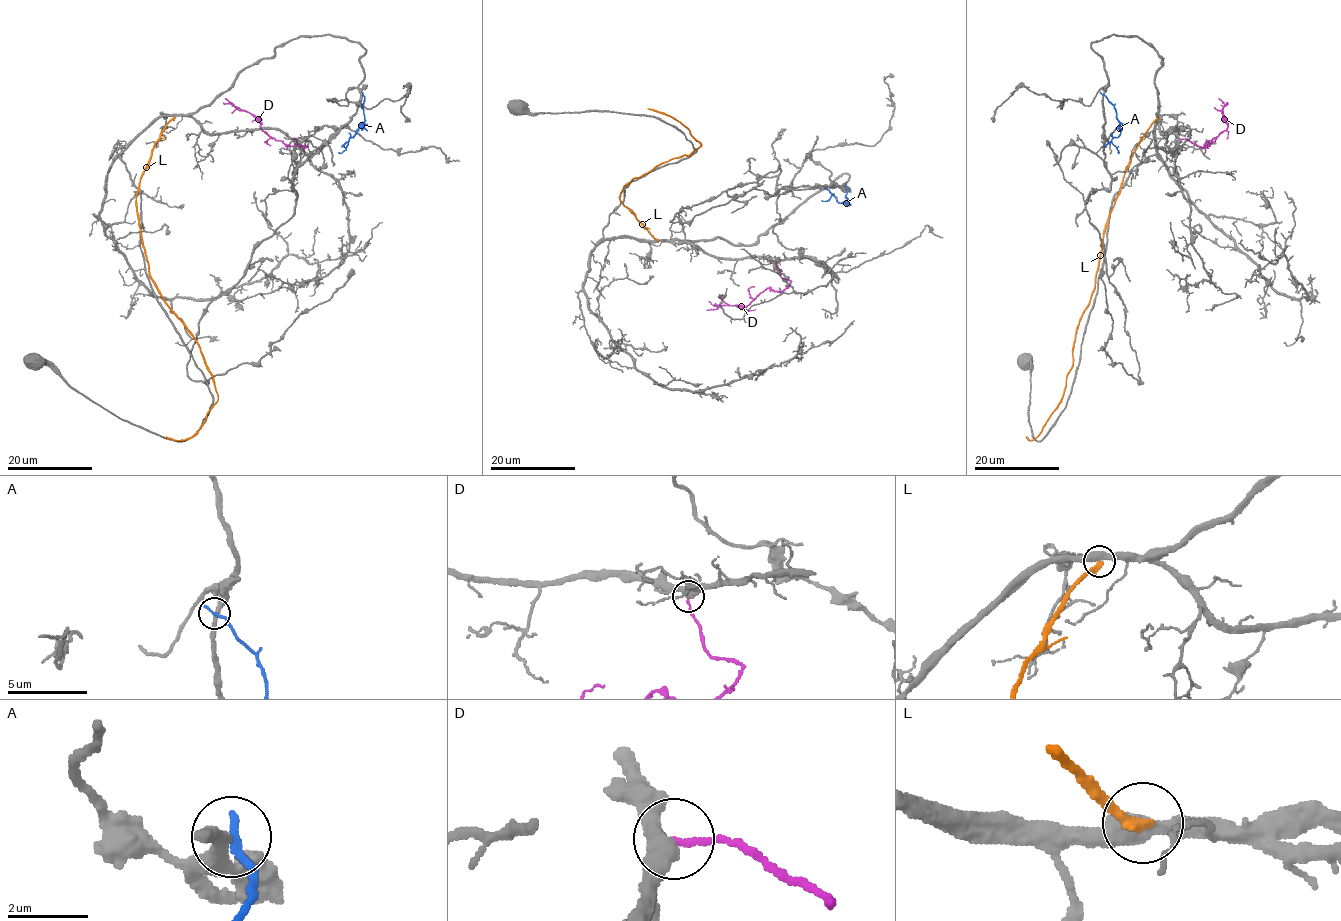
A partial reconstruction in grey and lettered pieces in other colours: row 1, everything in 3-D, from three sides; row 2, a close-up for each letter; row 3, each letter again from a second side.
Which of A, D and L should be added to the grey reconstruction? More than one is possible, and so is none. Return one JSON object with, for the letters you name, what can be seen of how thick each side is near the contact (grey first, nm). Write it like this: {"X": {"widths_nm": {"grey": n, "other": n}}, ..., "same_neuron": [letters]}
{"D": {"widths_nm": {"grey": 340, "other": 140}}, "same_neuron": ["D"]}

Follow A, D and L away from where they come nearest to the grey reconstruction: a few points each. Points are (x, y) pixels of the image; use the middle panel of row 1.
A: (845, 185), (846, 202), (839, 203), (832, 194), (828, 200), (822, 200)
D: (776, 262), (780, 276), (791, 281), (780, 292), (766, 288), (743, 310), (738, 305), (717, 307), (709, 301)
L: (658, 240), (619, 199), (620, 192), (633, 178), (665, 161), (689, 155), (701, 144), (676, 120), (647, 108)

